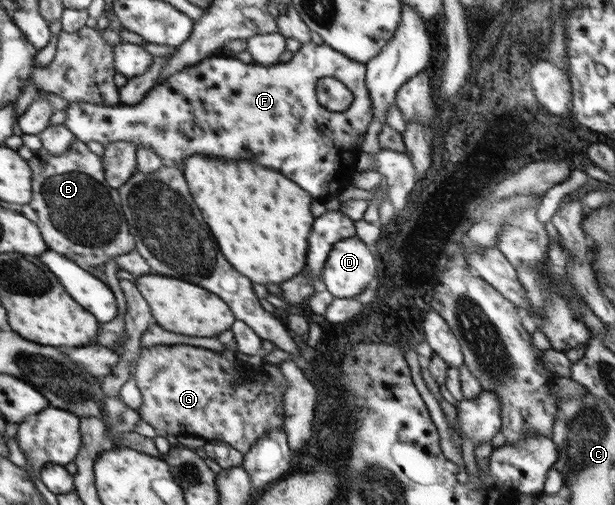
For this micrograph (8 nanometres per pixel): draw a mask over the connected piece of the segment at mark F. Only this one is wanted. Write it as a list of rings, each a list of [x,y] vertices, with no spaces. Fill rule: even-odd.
[[[309,41],[308,43],[302,43],[298,51],[295,51],[291,58],[287,62],[278,62],[269,66],[258,65],[254,63],[244,64],[231,54],[220,53],[212,55],[210,58],[203,59],[196,65],[185,67],[181,72],[175,73],[172,77],[169,77],[165,82],[156,85],[147,94],[146,97],[137,104],[121,104],[120,106],[105,106],[98,105],[92,102],[69,102],[68,107],[65,109],[66,119],[64,124],[72,133],[76,134],[77,139],[81,139],[88,143],[89,141],[98,141],[102,145],[108,145],[116,143],[117,141],[133,141],[137,143],[140,148],[146,147],[153,149],[164,162],[165,167],[178,167],[178,163],[182,161],[184,164],[192,155],[207,155],[208,157],[221,157],[221,159],[246,159],[246,161],[254,161],[258,165],[264,165],[264,167],[270,167],[278,173],[282,173],[284,177],[290,177],[290,181],[294,181],[296,185],[300,185],[302,189],[306,189],[306,193],[310,193],[312,197],[318,197],[320,195],[330,195],[330,193],[336,193],[340,189],[348,186],[354,173],[358,173],[356,165],[356,157],[360,156],[360,148],[356,149],[356,143],[358,143],[358,135],[364,134],[368,123],[370,123],[370,93],[367,87],[364,87],[364,65],[362,62],[356,63],[346,57],[343,53],[338,53],[338,50],[332,49],[329,45],[321,43],[320,45]],[[322,77],[331,77],[340,81],[346,86],[346,89],[350,90],[353,98],[349,107],[345,112],[330,112],[320,107],[318,100],[315,96],[315,85],[317,81]]]

